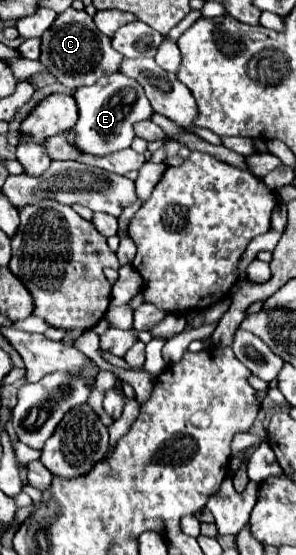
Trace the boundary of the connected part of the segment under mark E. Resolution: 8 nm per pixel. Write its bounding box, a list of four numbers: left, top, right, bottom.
[75,71,153,155]

